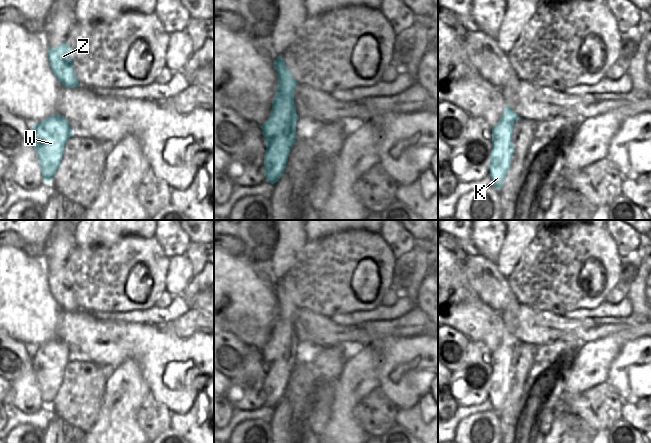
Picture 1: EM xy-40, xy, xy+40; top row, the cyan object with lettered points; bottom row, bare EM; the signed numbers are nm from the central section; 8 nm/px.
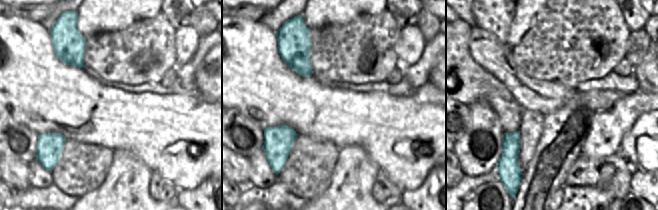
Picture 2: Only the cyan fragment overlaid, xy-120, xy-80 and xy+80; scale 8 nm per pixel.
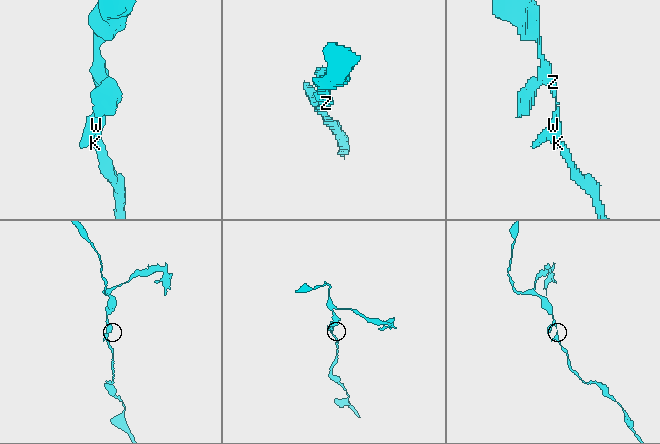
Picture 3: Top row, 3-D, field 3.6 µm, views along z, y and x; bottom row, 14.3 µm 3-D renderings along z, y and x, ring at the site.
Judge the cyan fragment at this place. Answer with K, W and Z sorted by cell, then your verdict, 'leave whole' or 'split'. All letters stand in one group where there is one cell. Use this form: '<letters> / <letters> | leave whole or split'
K W Z | leave whole

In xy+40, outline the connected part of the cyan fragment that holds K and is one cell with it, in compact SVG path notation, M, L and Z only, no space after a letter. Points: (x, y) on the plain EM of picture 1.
M506 328L500 345L492 352L492 375L488 394L494 412L497 414L500 413L510 393L510 385L514 377L512 355L514 347L519 342L516 336Z

